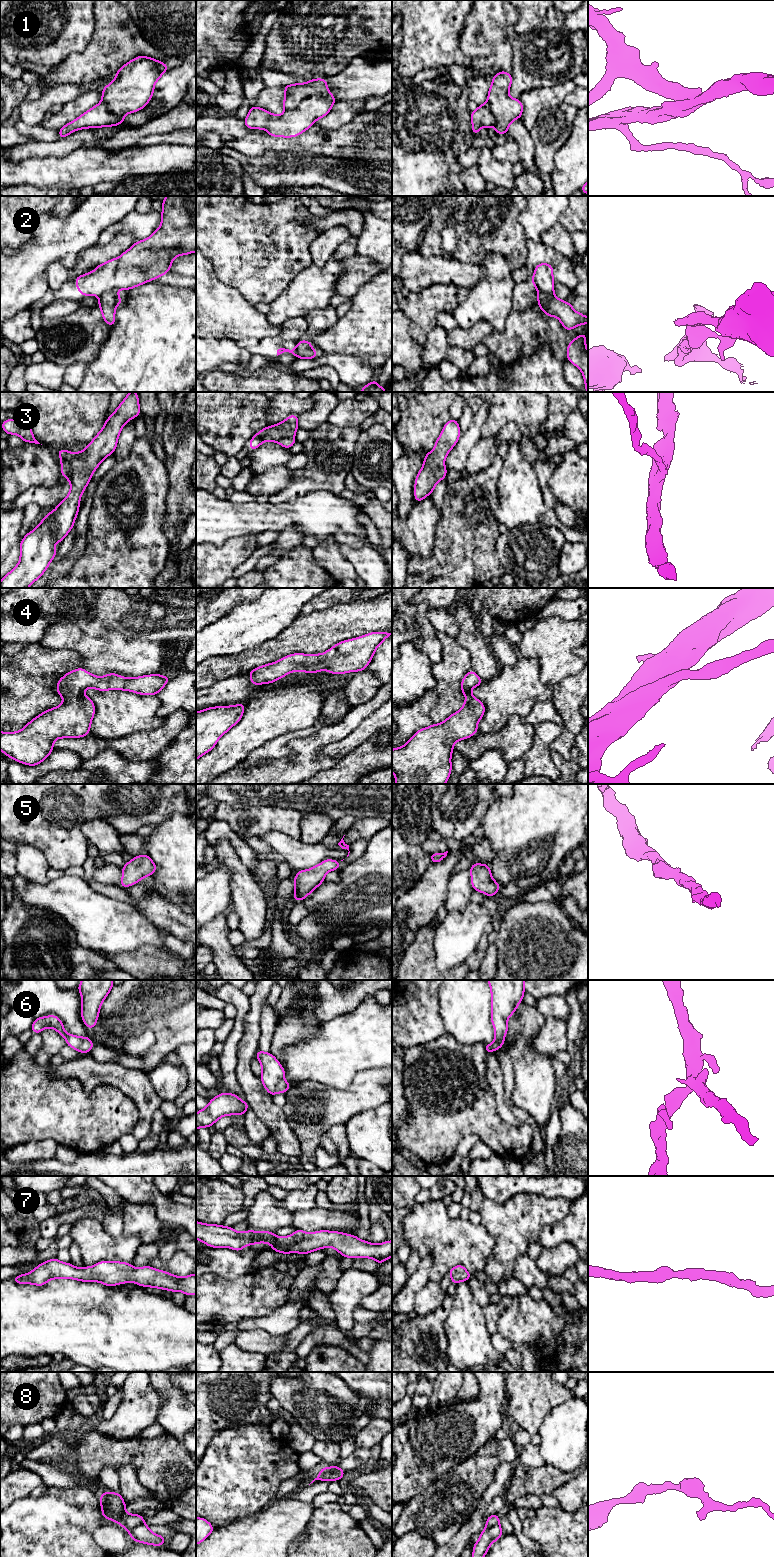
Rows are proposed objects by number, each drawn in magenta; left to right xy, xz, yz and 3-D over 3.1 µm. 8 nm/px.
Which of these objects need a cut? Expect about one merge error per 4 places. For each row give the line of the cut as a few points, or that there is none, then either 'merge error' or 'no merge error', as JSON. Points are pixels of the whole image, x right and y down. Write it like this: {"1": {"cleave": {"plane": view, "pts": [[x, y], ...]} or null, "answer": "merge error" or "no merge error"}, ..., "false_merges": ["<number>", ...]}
{"1": {"cleave": {"plane": "xz", "pts": [[329, 94], [326, 96], [306, 97], [295, 107], [285, 110]]}, "answer": "merge error"}, "2": {"cleave": {"plane": "xy", "pts": [[114, 289], [104, 292], [99, 297]]}, "answer": "merge error"}, "3": {"cleave": null, "answer": "no merge error"}, "4": {"cleave": null, "answer": "no merge error"}, "5": {"cleave": null, "answer": "no merge error"}, "6": {"cleave": null, "answer": "no merge error"}, "7": {"cleave": null, "answer": "no merge error"}, "8": {"cleave": {"plane": "xy", "pts": [[143, 1522], [136, 1525], [129, 1532]]}, "answer": "merge error"}, "false_merges": ["1", "2", "8"]}

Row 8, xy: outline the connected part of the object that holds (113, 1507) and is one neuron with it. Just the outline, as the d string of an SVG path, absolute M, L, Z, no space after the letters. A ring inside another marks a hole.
M106 1491L100 1495L100 1503L103 1518L114 1520L128 1532L145 1521L140 1514L125 1513L126 1504L120 1493Z

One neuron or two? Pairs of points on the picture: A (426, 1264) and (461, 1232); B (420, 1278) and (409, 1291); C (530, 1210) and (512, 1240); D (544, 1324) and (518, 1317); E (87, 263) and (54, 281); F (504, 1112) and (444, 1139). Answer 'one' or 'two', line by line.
A: two
B: one
C: one
D: one
E: one
F: two

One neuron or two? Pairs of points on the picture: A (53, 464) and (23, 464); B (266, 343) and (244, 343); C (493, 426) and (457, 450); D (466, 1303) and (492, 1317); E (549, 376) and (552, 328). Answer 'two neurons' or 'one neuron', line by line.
A: one neuron
B: one neuron
C: two neurons
D: two neurons
E: two neurons

